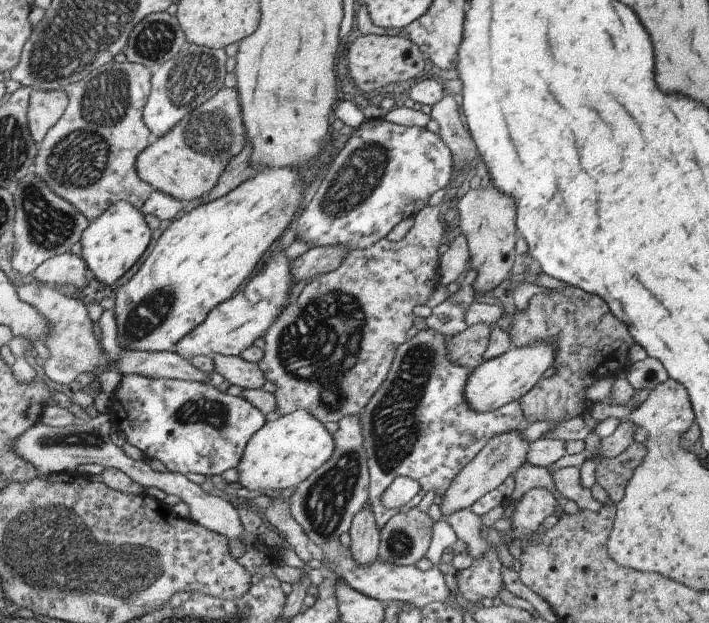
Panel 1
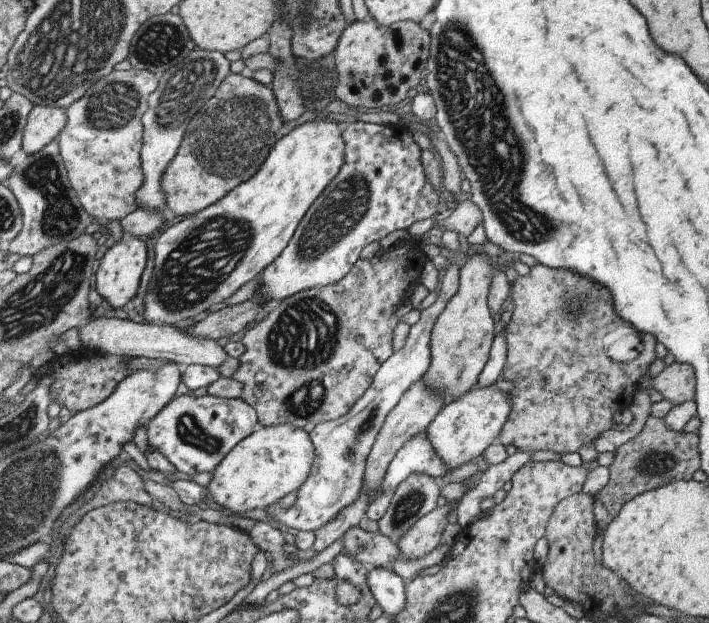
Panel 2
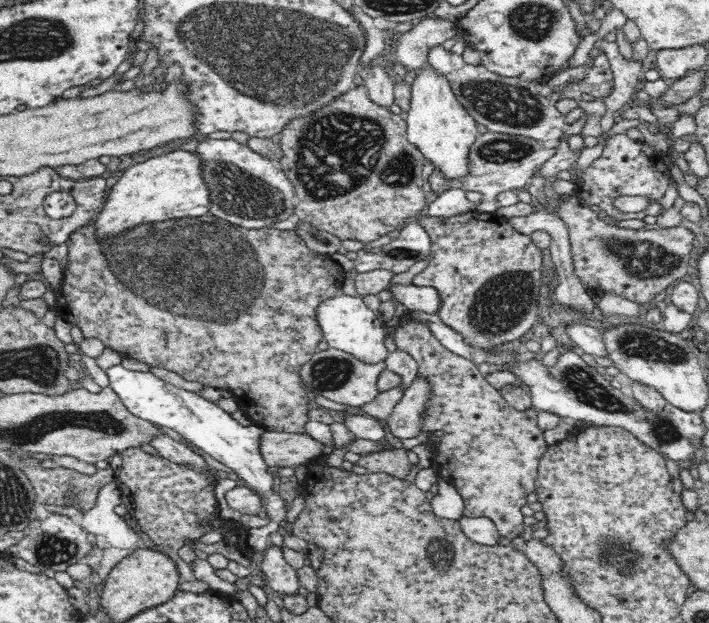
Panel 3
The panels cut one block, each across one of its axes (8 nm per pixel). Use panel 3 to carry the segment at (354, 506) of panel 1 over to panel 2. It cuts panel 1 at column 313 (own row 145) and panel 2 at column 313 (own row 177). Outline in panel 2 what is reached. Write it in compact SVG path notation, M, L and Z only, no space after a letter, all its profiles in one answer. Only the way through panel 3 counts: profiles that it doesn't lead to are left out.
M454 257L449 262L451 265L443 272L439 294L435 301L427 308L419 312L419 319L408 326L408 334L405 342L399 350L392 352L389 358L381 364L375 373L371 384L355 404L339 418L327 421L319 421L314 428L308 432L309 440L313 445L313 464L305 478L305 482L295 491L295 502L291 508L281 508L278 504L271 504L264 508L269 513L271 520L279 522L279 527L285 532L292 533L299 530L316 531L323 524L331 522L343 508L351 506L355 498L359 496L359 488L365 470L365 458L371 450L375 436L381 430L387 413L397 404L401 395L413 386L423 376L423 372L429 368L429 336L435 318L441 314L445 304L458 287L459 267L455 265L458 258Z

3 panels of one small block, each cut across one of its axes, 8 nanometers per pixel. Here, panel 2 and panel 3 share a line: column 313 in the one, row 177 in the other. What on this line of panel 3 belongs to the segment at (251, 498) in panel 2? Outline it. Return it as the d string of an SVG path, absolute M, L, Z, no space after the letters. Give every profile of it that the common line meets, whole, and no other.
M426 64L409 77L412 94L405 112L408 141L416 144L424 157L429 158L446 177L456 178L467 173L467 154L475 138L476 121L457 100L446 75Z

